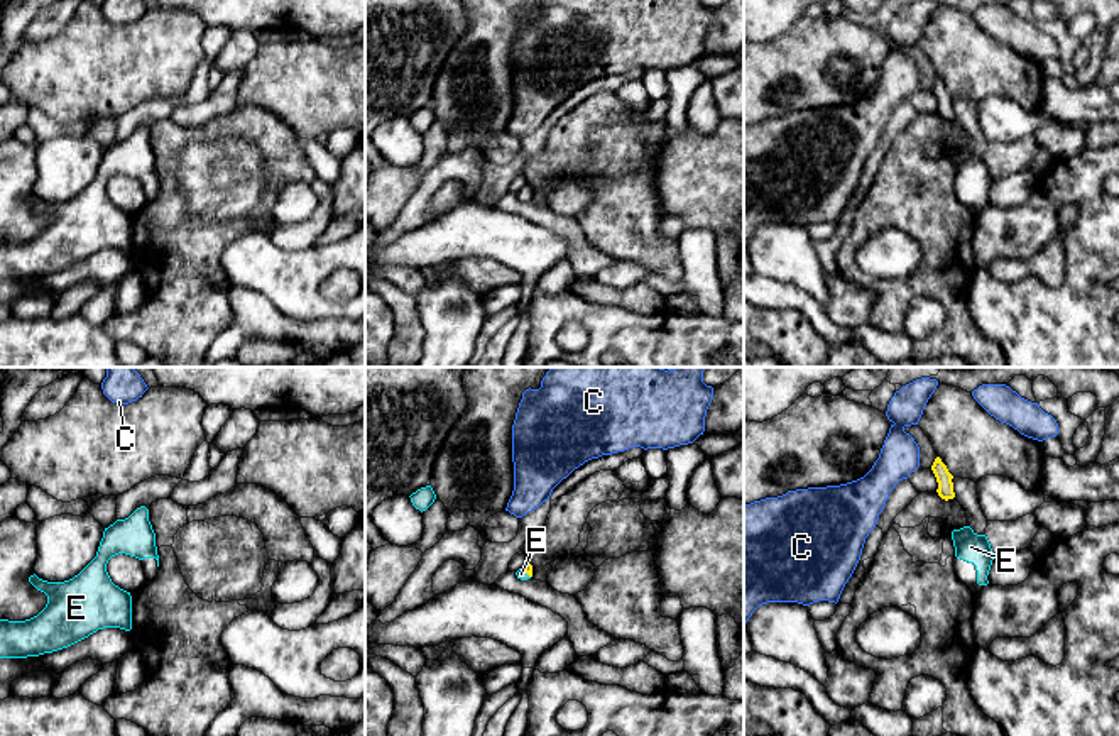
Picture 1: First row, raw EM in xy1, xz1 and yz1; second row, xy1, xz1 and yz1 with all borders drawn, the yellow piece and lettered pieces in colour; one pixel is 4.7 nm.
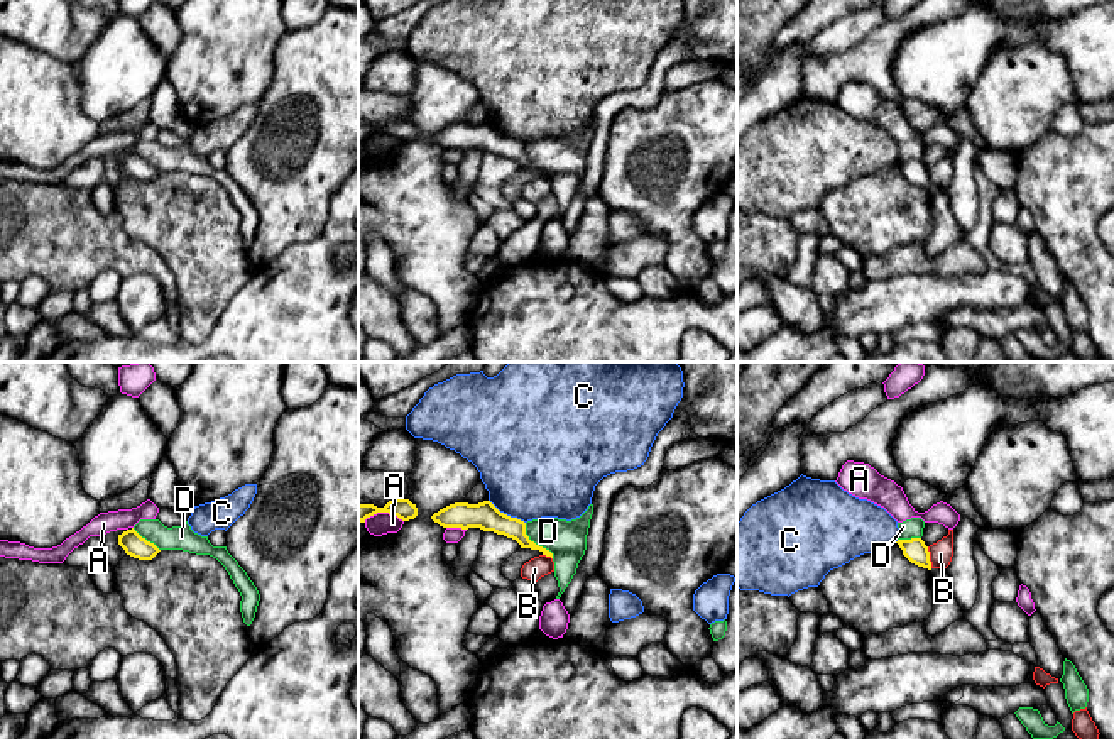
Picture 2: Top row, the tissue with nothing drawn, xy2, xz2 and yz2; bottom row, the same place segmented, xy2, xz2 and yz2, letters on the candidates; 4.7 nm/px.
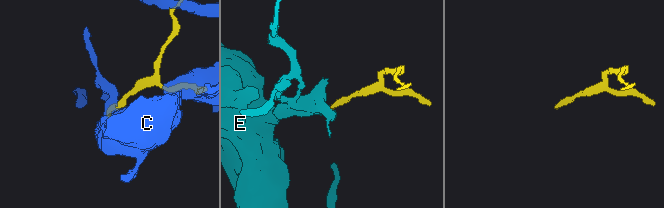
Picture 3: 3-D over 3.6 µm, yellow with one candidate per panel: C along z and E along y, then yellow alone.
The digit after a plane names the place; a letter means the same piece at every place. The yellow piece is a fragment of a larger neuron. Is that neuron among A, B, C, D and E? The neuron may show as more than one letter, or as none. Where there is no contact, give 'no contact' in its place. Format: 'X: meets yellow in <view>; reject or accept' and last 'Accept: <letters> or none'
A: meets yellow in xz2; reject
B: meets yellow in yz2; reject
C: meets yellow in xz2; reject
D: meets yellow in xz2; reject
E: meets yellow in xz1; accept
Accept: E

